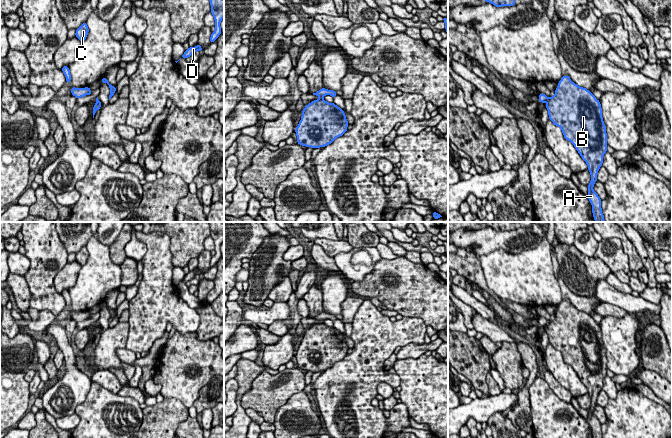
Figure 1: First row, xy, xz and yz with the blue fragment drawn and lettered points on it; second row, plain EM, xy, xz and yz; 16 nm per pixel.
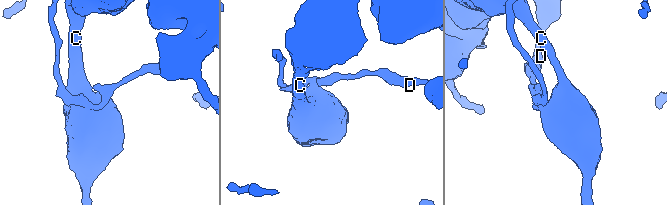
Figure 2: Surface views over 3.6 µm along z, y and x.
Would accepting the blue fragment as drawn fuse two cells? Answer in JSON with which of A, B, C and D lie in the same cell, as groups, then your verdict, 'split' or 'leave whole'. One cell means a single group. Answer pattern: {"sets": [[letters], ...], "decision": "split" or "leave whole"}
{"sets": [["A", "B", "C"], ["D"]], "decision": "split"}

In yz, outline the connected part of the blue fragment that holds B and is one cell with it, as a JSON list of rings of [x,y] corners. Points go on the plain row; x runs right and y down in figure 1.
[[[566,299],[559,305],[555,319],[548,322],[546,332],[548,334],[549,343],[554,349],[561,352],[564,362],[574,369],[582,383],[586,386],[591,399],[587,419],[592,429],[592,437],[602,438],[601,423],[593,414],[608,369],[606,350],[602,341],[600,325],[597,324],[589,314],[578,310]]]

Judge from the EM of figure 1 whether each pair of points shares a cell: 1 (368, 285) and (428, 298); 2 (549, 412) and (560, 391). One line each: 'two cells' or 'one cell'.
1: one cell
2: two cells

